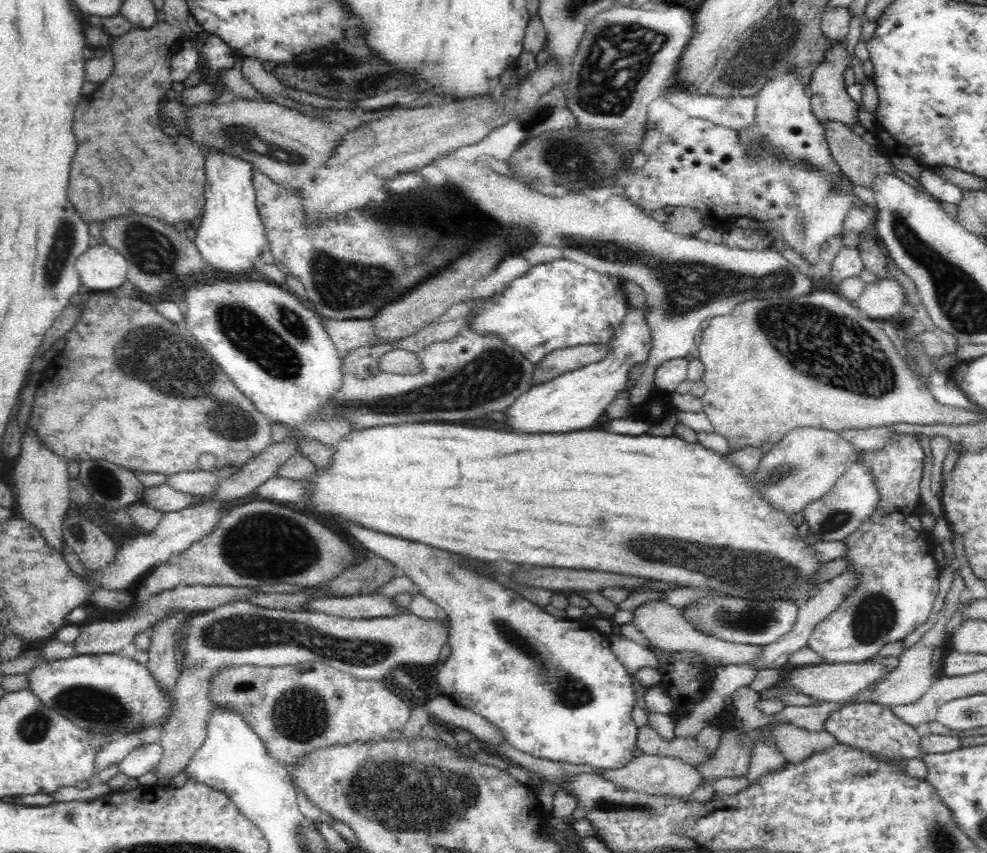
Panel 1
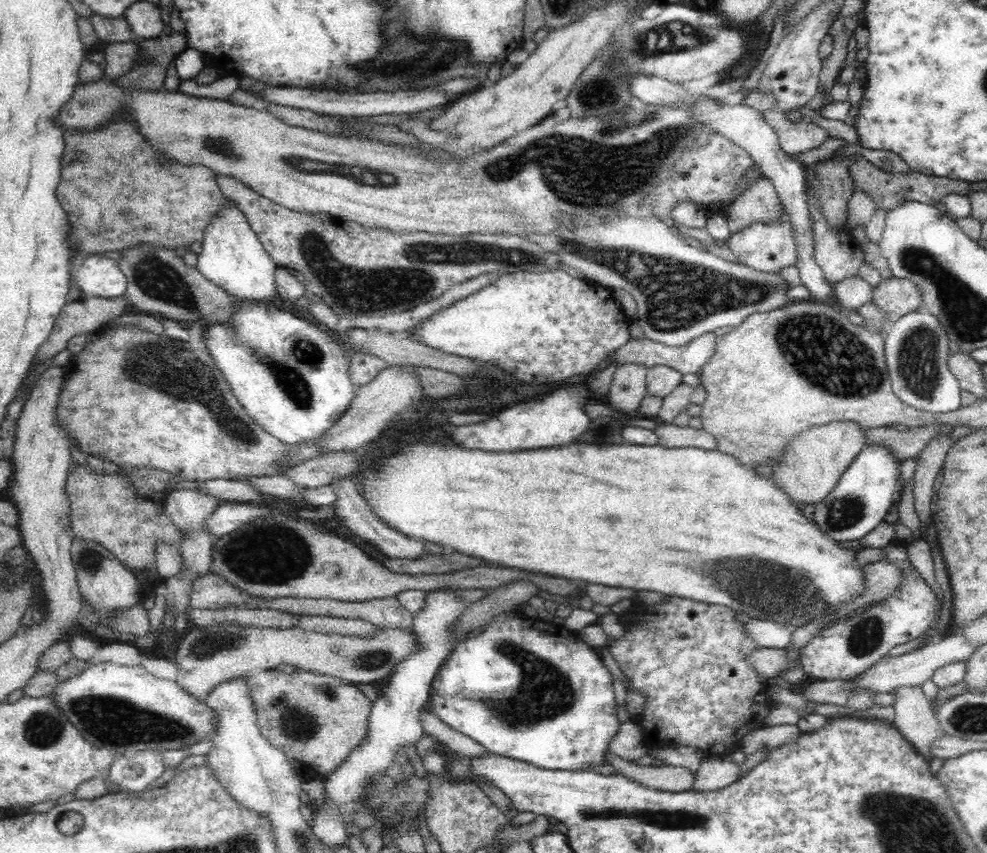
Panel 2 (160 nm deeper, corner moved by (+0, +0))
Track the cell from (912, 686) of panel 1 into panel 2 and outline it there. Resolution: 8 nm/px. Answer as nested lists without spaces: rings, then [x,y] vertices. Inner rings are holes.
[[[902,687],[893,690],[893,694],[896,696],[893,704],[896,717],[892,722],[920,755],[933,758],[932,744],[944,731],[921,687]]]

